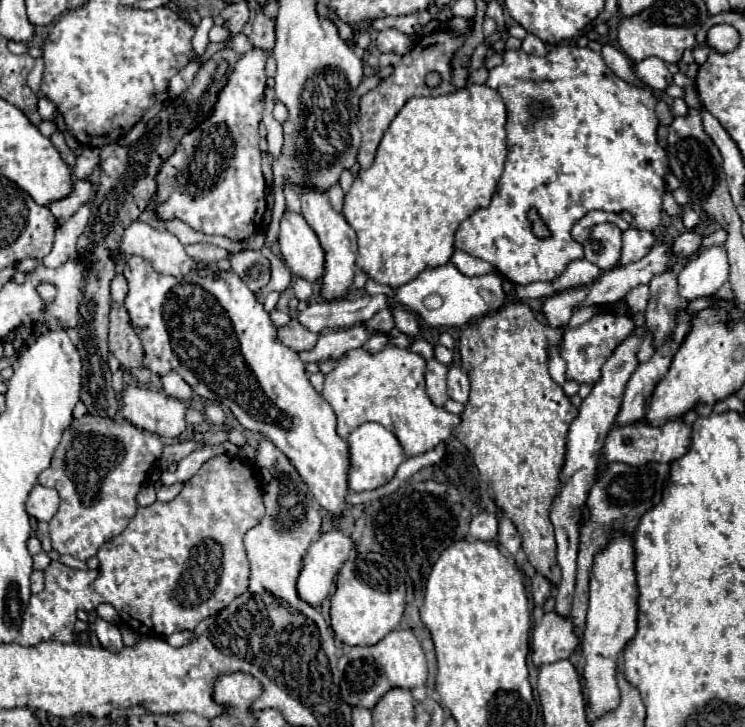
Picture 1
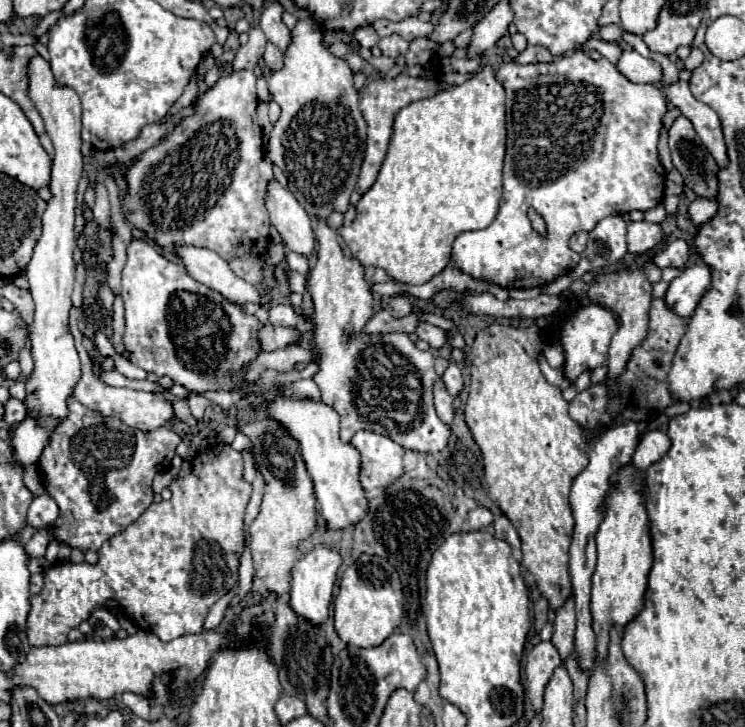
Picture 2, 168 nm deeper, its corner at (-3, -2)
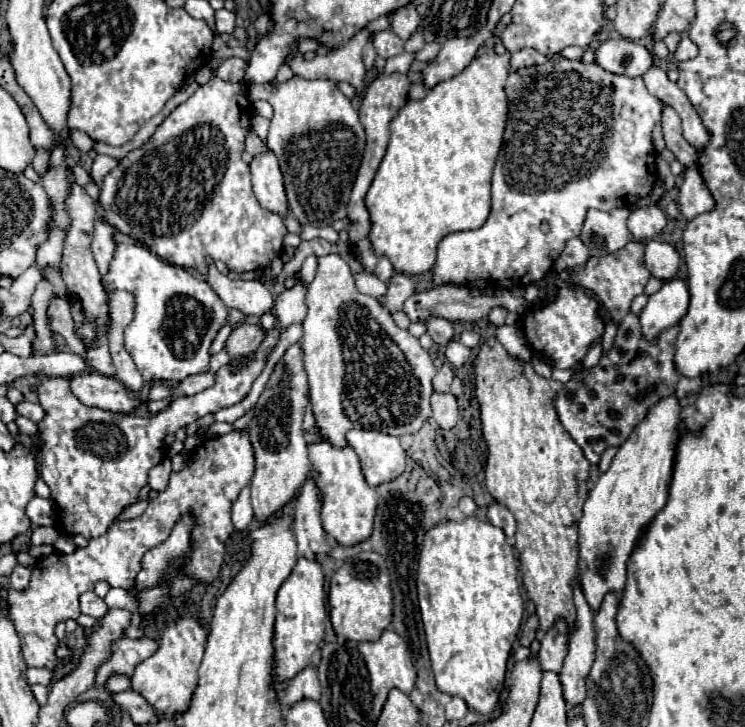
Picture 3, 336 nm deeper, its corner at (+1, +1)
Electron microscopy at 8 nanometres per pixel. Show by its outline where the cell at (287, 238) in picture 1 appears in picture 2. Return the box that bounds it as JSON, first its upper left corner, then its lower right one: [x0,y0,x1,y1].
[267,180,315,258]

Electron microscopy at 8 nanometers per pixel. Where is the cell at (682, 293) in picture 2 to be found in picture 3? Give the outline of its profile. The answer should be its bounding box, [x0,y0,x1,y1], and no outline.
[639,279,689,343]

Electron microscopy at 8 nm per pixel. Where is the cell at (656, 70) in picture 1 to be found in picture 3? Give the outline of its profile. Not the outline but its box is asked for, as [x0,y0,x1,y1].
[595,37,653,77]

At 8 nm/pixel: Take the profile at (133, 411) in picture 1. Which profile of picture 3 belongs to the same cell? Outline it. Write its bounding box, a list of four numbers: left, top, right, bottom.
[69,373,137,413]

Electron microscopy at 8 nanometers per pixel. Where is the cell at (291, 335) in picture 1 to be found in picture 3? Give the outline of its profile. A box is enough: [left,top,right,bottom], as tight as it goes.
[225,323,265,357]

